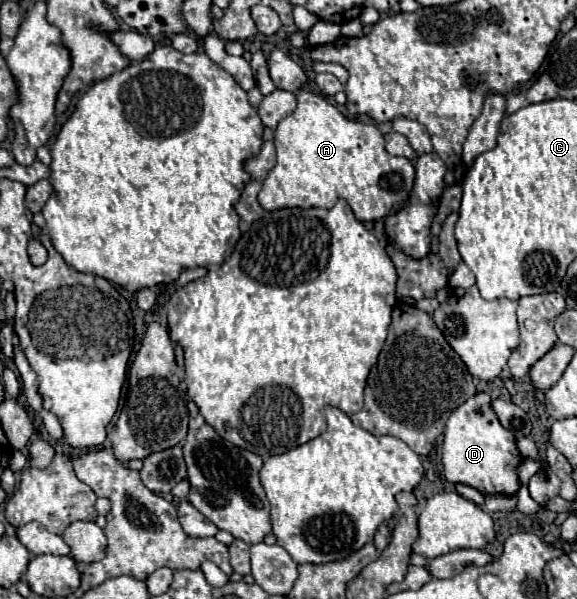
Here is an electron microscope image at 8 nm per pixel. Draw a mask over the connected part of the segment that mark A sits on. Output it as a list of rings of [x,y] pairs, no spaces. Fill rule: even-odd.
[[[300,90],[296,100],[296,110],[274,132],[276,166],[258,194],[264,210],[332,208],[344,198],[354,216],[366,222],[386,218],[408,202],[414,186],[414,166],[410,160],[390,156],[384,150],[384,138],[376,126],[348,120],[318,92]]]

